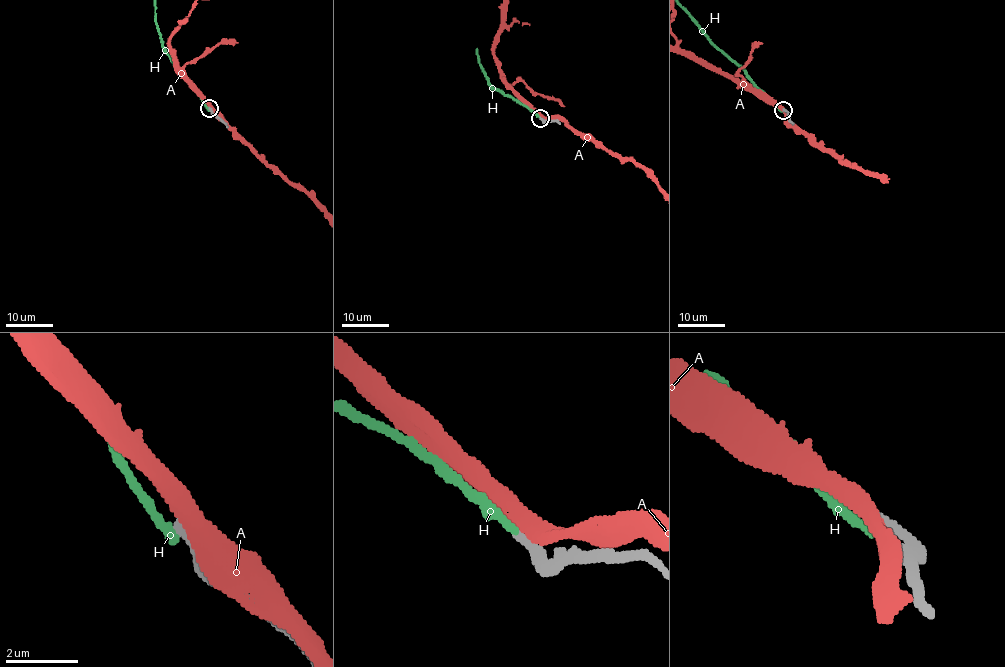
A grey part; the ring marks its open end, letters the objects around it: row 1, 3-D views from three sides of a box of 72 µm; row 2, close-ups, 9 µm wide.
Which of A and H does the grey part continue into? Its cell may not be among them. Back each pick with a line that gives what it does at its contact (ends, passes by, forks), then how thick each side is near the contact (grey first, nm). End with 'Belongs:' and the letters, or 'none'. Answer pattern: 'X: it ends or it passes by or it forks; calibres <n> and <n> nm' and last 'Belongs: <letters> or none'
Belongs: none

